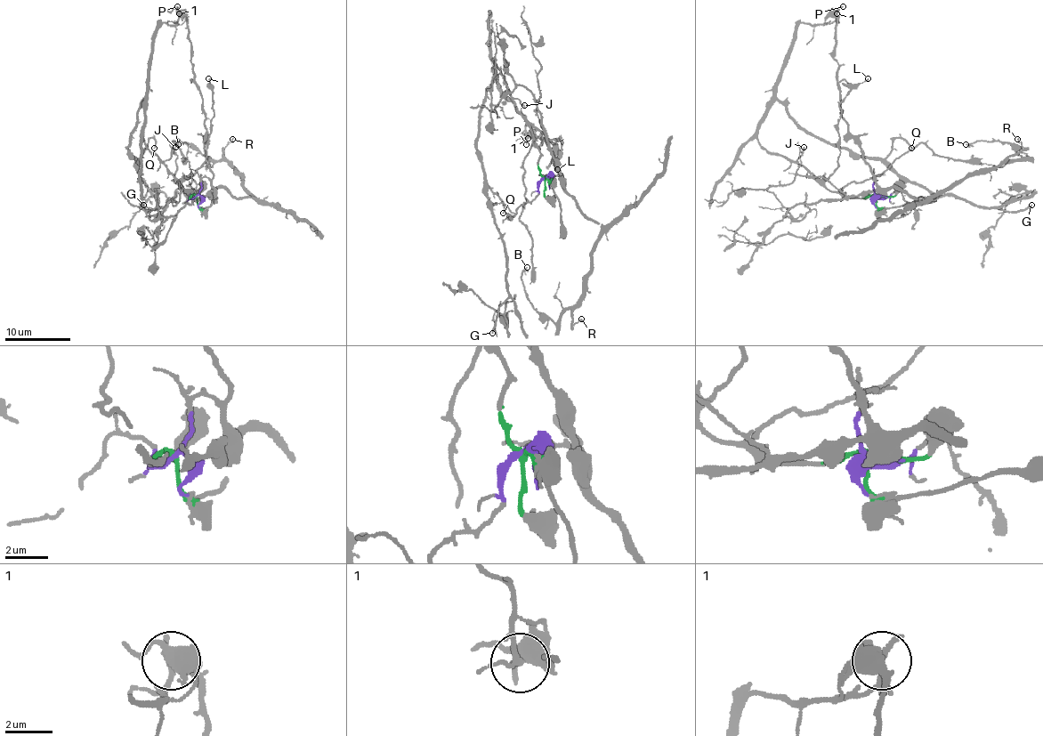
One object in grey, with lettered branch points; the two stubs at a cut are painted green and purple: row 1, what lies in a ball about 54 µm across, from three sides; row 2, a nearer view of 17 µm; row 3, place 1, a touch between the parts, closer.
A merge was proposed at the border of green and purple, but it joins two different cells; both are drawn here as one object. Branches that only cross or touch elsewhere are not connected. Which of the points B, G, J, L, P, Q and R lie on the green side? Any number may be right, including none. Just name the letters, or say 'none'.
G, J, L, P, Q

